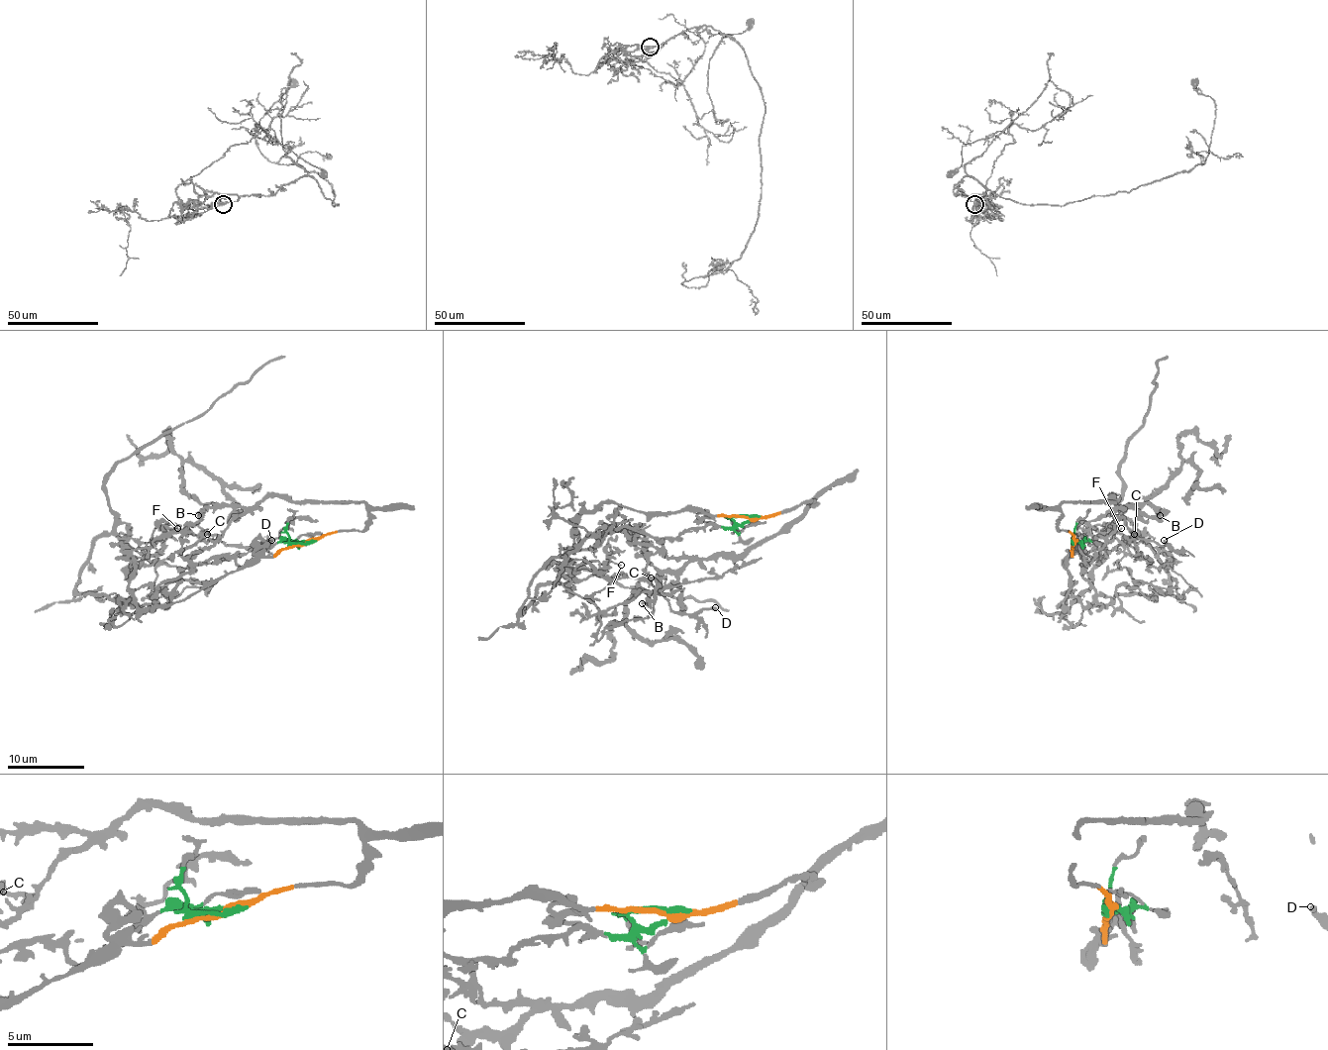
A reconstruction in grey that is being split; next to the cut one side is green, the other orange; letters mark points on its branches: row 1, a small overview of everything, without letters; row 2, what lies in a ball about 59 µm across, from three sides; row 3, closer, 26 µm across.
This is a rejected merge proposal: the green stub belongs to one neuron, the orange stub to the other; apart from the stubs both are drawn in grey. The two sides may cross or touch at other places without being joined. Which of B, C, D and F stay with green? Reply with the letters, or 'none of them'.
C, D, F

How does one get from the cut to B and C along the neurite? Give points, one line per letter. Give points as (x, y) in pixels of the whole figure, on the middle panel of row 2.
B: (749, 517), (791, 511), (808, 501), (812, 505), (741, 554), (708, 556), (667, 571), (641, 603)
C: (749, 517), (675, 538), (627, 526), (645, 544), (647, 575), (659, 588), (651, 578)

